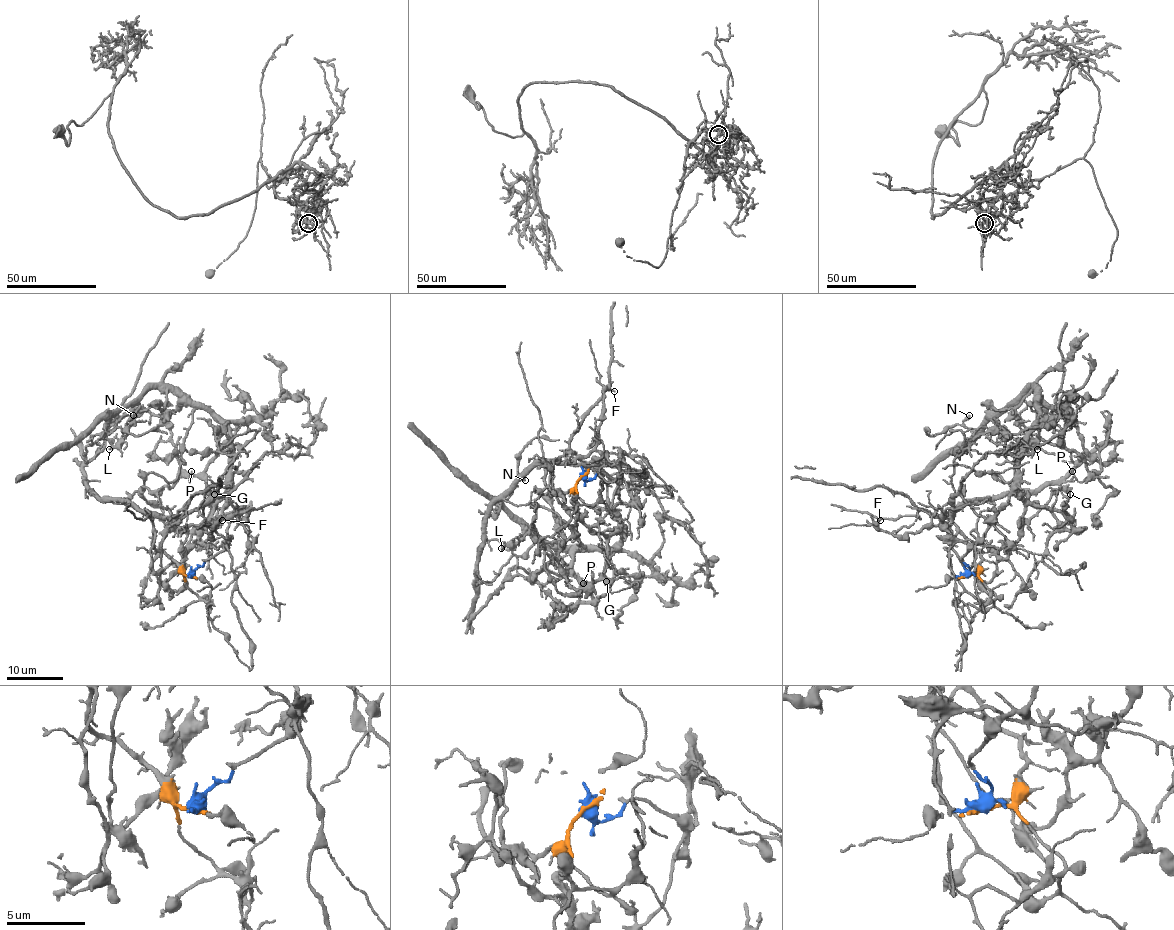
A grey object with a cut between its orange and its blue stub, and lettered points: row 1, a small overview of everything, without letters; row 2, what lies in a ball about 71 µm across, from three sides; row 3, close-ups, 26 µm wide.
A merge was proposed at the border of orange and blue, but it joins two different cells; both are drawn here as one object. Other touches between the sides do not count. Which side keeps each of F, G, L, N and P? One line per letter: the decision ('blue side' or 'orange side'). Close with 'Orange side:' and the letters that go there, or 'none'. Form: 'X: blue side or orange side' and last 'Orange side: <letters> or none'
F: orange side
G: blue side
L: orange side
N: orange side
P: blue side
Orange side: F, L, N

